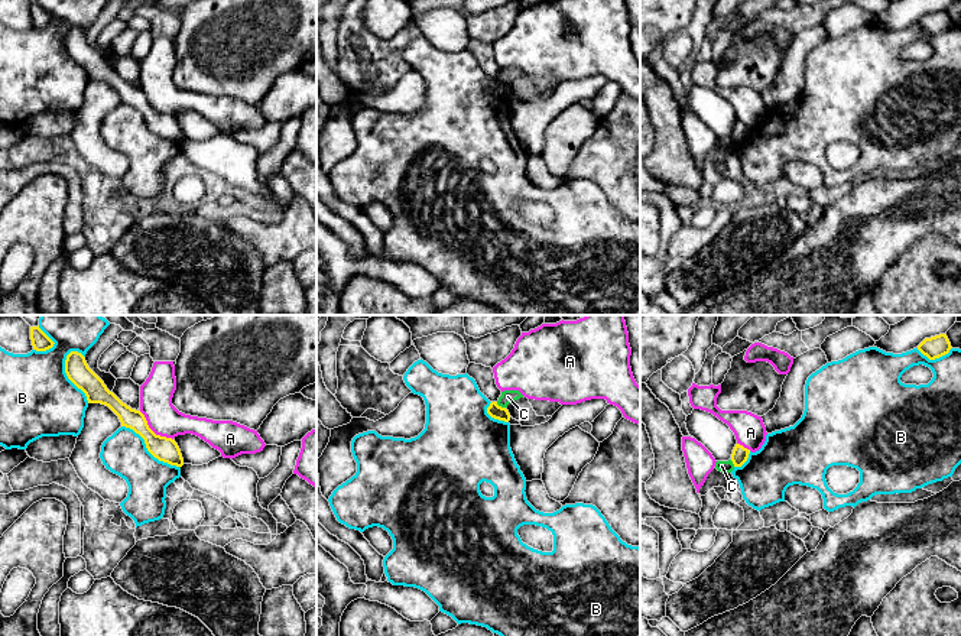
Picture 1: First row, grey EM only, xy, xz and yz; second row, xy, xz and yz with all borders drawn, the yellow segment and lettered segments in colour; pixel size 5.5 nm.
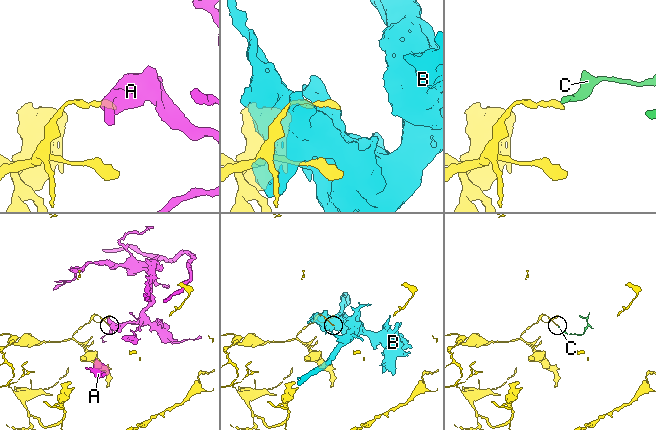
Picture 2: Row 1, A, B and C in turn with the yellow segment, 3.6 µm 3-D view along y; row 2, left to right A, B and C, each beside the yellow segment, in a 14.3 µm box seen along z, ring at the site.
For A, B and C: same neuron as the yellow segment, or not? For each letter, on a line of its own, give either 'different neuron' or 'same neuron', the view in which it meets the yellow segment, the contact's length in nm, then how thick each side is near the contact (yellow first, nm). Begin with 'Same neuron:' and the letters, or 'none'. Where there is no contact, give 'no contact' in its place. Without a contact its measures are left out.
Same neuron: none
A: different neuron | xy | 260 nm | 140/180 nm
B: different neuron | xy | 320 nm | 130/420 nm
C: different neuron | xz | 70 nm | 80/80 nm

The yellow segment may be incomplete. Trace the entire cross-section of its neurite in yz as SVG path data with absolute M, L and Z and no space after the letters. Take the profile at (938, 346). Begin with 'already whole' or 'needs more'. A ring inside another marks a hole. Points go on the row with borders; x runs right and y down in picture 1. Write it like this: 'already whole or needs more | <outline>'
already whole | M939 334L931 338L925 338L919 345L918 350L926 356L929 360L939 358L949 353L951 343L947 334Z

